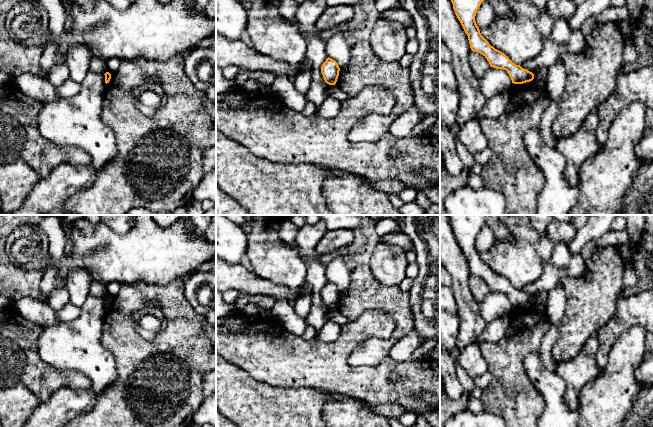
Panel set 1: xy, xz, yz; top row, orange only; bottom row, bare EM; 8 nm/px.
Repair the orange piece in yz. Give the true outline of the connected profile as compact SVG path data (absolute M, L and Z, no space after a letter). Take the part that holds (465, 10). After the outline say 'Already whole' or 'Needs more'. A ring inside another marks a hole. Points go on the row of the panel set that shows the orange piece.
M451 0L455 14L468 36L472 51L482 54L490 66L506 70L512 83L523 84L534 79L534 74L513 63L504 53L495 49L481 35L475 16L484 0Z. Already whole

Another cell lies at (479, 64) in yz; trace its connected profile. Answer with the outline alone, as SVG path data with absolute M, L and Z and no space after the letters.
M471 51L470 53L470 64L472 71L478 79L483 78L486 72L491 68L485 56L475 51Z

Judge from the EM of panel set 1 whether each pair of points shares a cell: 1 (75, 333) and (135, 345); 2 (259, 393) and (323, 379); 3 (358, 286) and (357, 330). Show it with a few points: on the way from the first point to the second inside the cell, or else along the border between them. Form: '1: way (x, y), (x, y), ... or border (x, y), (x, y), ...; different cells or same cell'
1: border (104, 315), (101, 344), (114, 357); different cells
2: border (255, 379), (277, 388); different cells
3: border (379, 310), (366, 310), (350, 322); different cells

